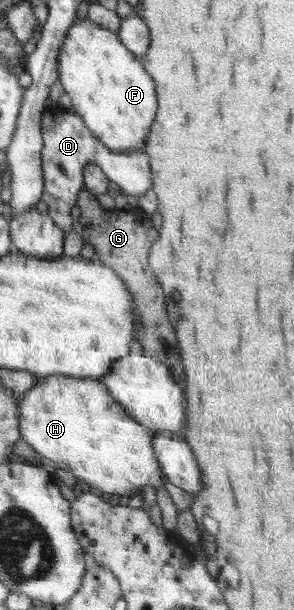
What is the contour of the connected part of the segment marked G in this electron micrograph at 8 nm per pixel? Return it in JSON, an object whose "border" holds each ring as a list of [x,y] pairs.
{"border":[[[83,192],[83,196],[79,196],[77,205],[79,205],[79,210],[85,214],[85,218],[79,220],[83,224],[83,241],[94,247],[96,260],[114,269],[115,273],[122,277],[127,291],[133,297],[134,312],[136,314],[143,312],[143,320],[147,322],[147,328],[143,328],[143,332],[141,328],[137,328],[137,338],[135,338],[141,344],[142,351],[145,355],[168,365],[179,384],[185,383],[181,354],[179,354],[179,346],[175,340],[175,328],[171,326],[167,310],[165,310],[163,290],[159,282],[155,280],[155,276],[151,274],[151,268],[147,264],[147,254],[159,236],[159,232],[153,228],[149,220],[149,215],[143,210],[135,210],[135,212],[129,209],[126,209],[126,212],[119,212],[115,208],[107,210],[99,204],[96,195],[90,192]]]}

